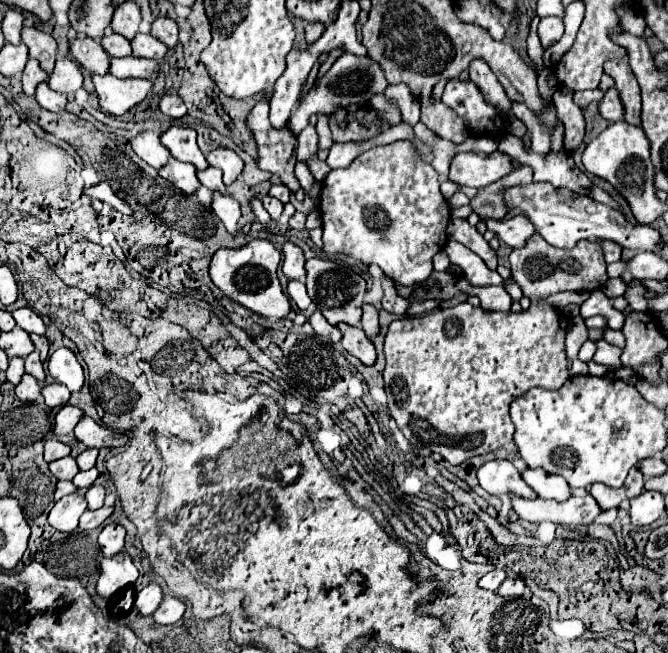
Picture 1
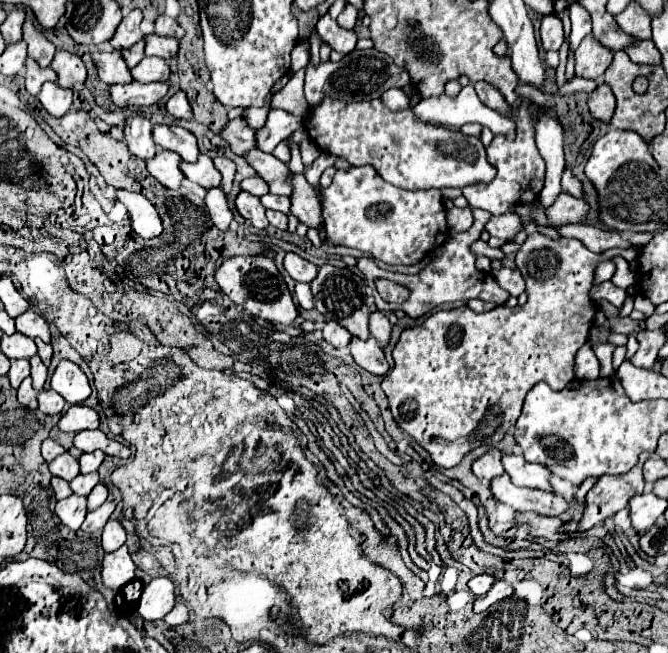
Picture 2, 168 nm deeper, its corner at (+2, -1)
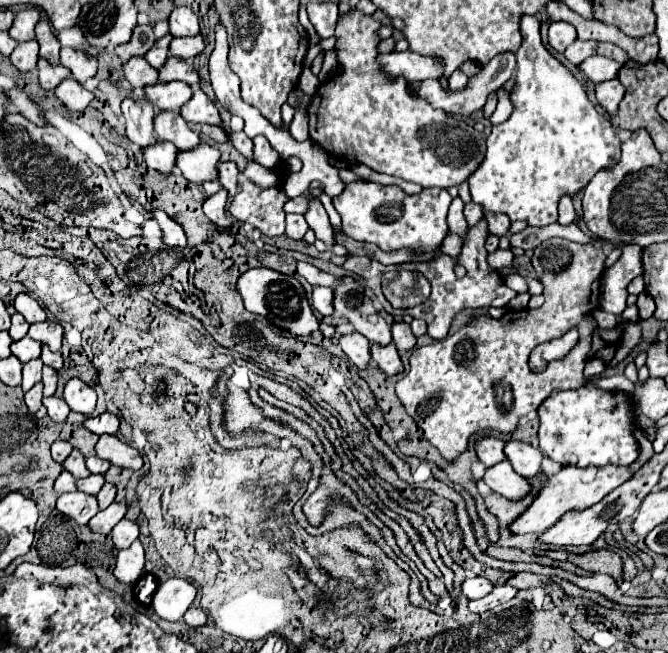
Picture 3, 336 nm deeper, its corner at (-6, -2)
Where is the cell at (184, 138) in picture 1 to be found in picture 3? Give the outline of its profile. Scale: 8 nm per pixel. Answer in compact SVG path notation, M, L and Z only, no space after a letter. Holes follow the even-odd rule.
M159 112L155 116L155 132L159 140L169 140L179 150L193 150L201 142L199 134L195 134L187 122L173 112Z

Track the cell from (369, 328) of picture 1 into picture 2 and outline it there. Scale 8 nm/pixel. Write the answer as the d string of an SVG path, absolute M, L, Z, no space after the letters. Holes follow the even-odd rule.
M381 311L371 313L371 317L369 317L369 329L371 329L371 335L373 335L383 347L391 341L391 331L393 331L393 327L391 327L391 323L389 323L389 319L387 319L385 313L381 313Z

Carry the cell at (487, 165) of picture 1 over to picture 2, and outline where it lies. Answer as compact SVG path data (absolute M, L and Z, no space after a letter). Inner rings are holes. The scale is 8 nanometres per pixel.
M325 97L309 111L305 129L321 151L343 157L355 167L371 165L385 181L401 189L461 189L495 177L495 167L487 163L485 147L479 137L423 123L415 117L411 107L391 111L381 99L347 103Z

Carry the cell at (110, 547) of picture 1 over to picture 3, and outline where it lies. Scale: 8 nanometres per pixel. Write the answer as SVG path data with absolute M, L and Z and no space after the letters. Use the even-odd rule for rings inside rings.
M123 518L113 530L111 530L111 538L117 550L123 550L127 546L131 546L139 536L139 526L137 522L131 522L127 518Z

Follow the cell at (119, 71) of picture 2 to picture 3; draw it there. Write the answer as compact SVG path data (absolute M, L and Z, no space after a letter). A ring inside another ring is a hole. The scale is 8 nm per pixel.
M135 56L129 62L125 62L123 64L123 74L125 74L125 80L133 88L143 88L143 86L149 86L149 84L157 82L157 70L151 68L145 62L145 58L141 58L141 56Z

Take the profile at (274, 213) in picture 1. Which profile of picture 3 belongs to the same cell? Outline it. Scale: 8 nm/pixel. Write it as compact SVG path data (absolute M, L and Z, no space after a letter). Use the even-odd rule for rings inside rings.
M287 214L285 222L287 222L285 234L287 234L289 238L293 238L293 240L301 240L303 234L307 232L307 228L309 228L307 222L305 222L305 218L303 218L301 214Z

